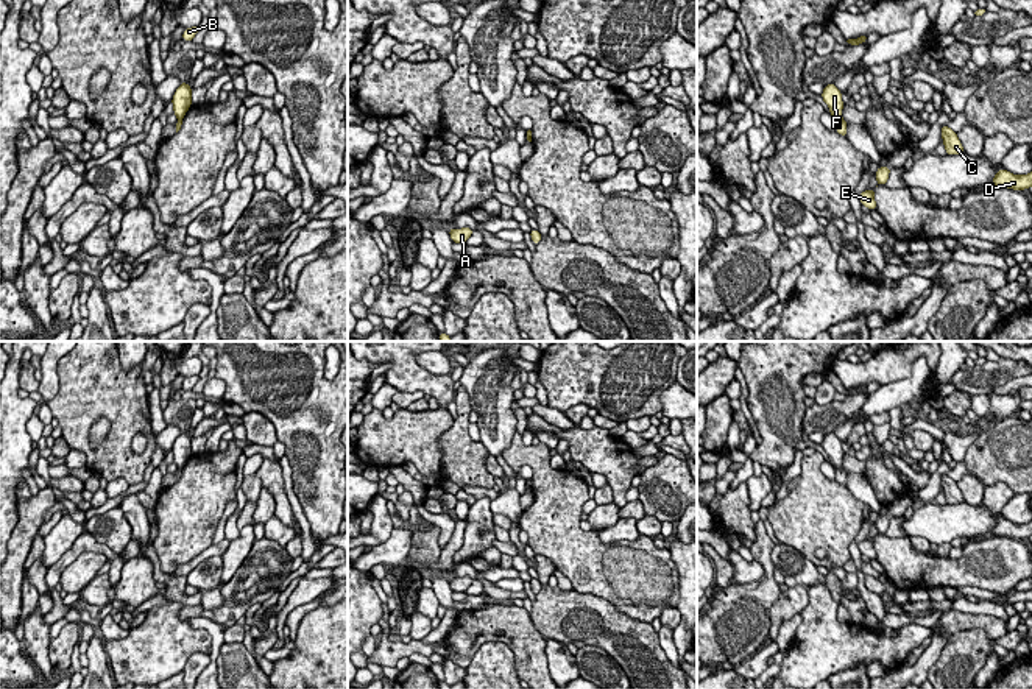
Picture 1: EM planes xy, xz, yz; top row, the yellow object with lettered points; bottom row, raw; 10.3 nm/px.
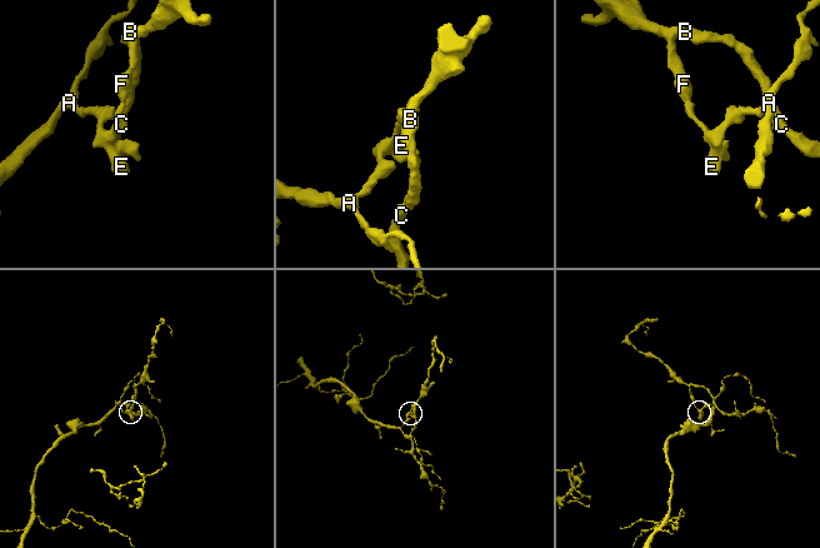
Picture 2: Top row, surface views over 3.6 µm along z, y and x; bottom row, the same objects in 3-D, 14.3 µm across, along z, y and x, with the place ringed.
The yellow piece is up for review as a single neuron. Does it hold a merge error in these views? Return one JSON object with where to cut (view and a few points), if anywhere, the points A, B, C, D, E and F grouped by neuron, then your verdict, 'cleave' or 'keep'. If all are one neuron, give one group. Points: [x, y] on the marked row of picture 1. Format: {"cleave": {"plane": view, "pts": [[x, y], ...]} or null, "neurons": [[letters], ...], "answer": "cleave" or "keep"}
{"cleave": {"plane": "yz", "pts": [[841, 117], [836, 120]]}, "neurons": [["A", "E"], ["B", "C", "D", "F"]], "answer": "cleave"}

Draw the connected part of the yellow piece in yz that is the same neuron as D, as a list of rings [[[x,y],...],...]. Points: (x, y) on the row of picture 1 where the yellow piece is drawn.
[[[1001,168],[996,171],[996,176],[991,179],[991,186],[1007,187],[1013,190],[1029,189],[1032,187],[1032,171],[1020,176]]]

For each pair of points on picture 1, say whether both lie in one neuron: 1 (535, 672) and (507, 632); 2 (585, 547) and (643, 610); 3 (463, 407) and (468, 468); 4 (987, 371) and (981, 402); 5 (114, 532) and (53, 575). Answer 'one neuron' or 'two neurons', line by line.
1: one neuron
2: one neuron
3: one neuron
4: two neurons
5: two neurons

